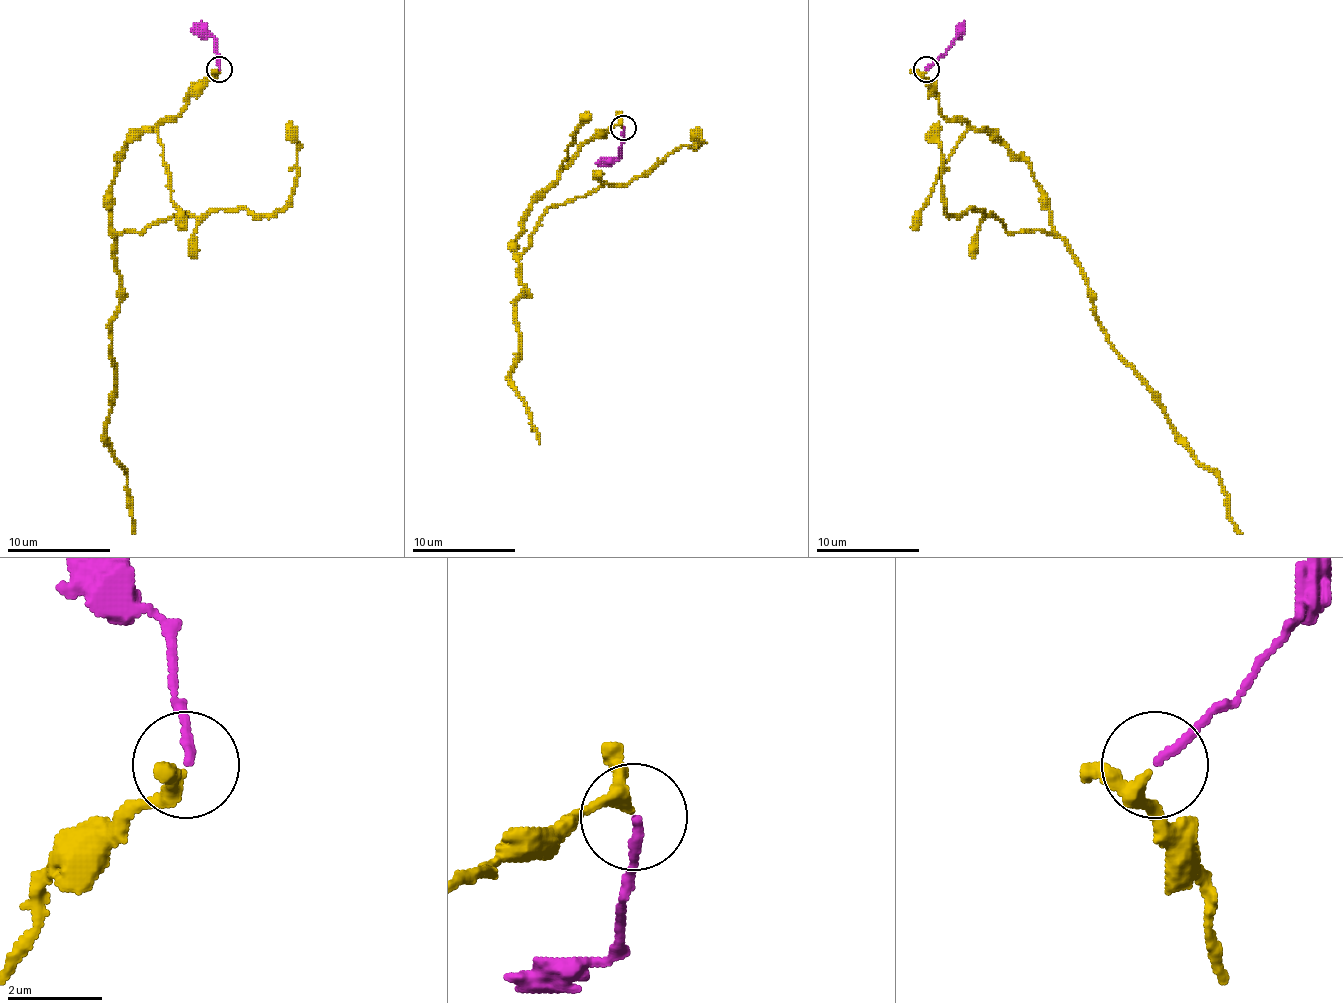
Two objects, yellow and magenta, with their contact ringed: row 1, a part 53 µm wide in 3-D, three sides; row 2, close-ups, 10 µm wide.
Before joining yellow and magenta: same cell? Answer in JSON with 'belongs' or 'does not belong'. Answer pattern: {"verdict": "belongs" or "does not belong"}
{"verdict": "belongs"}

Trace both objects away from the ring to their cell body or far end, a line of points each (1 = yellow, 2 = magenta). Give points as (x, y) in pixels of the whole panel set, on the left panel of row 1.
1: (219, 70), (176, 119), (127, 144), (111, 183), (119, 312), (106, 438), (127, 479), (134, 533)
2: (219, 70), (217, 41), (194, 23)

